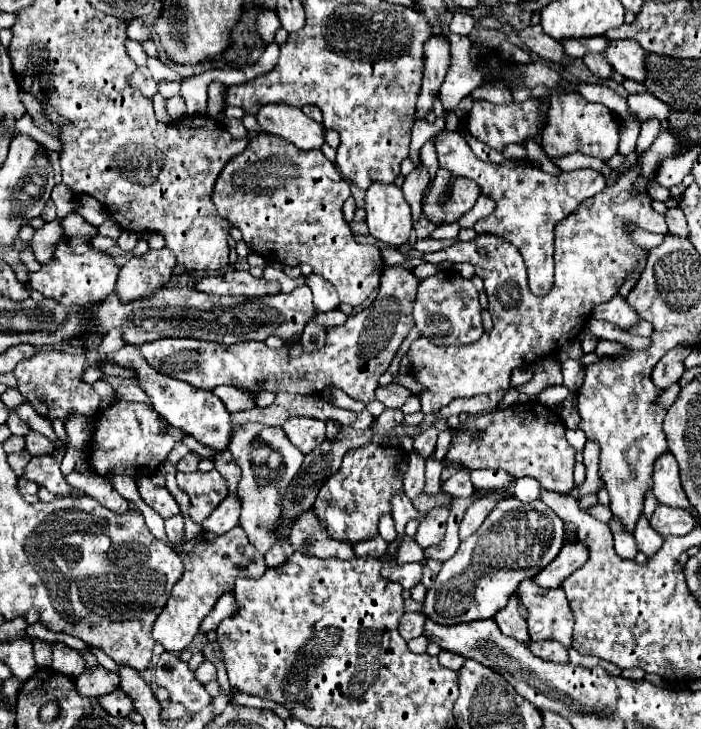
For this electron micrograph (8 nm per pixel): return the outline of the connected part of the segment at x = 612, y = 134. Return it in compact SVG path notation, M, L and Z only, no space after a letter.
M579 93L551 97L549 117L543 129L543 143L541 143L543 151L551 159L561 159L561 157L581 151L583 155L591 155L601 161L607 161L613 155L617 155L617 145L619 145L619 125L605 105L589 103Z

